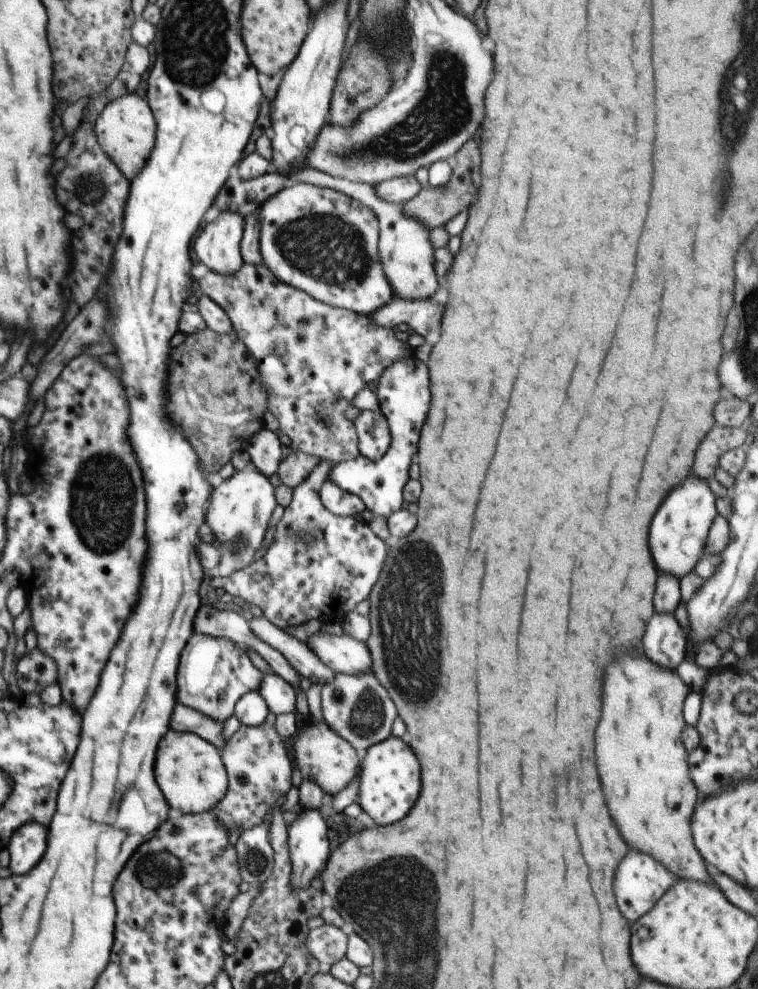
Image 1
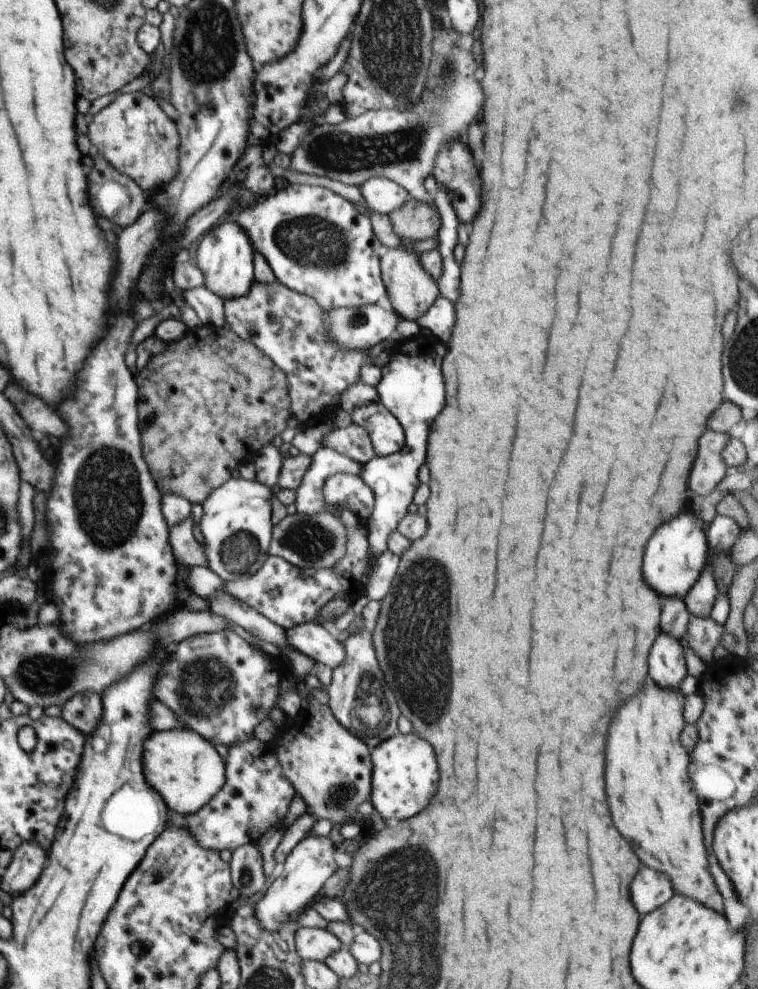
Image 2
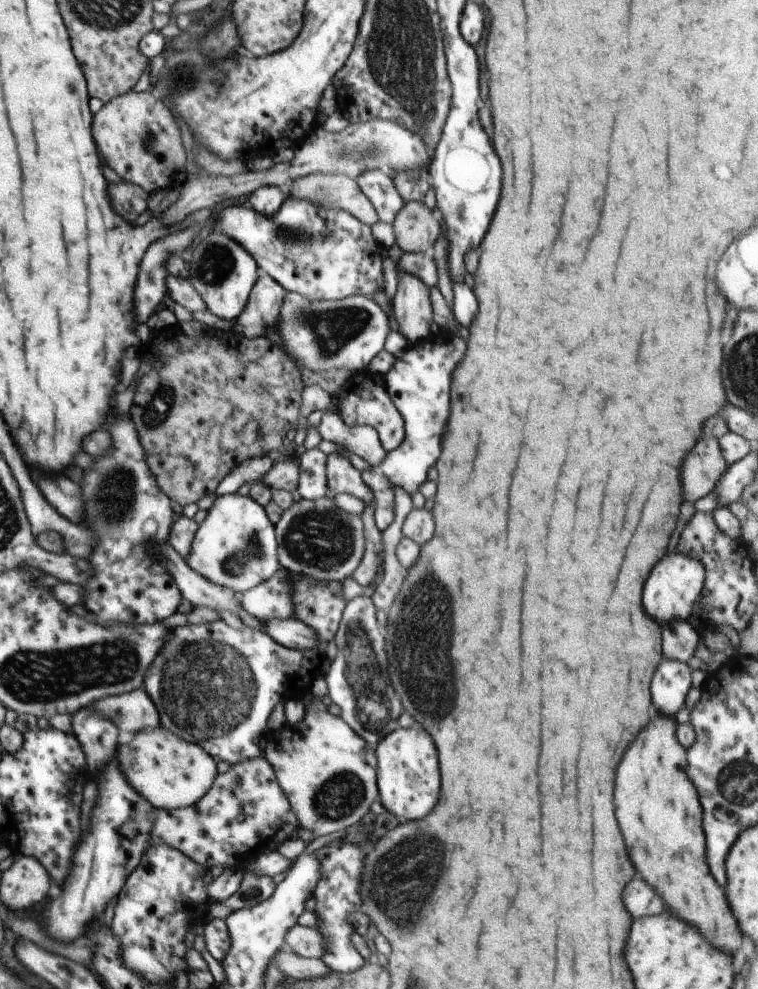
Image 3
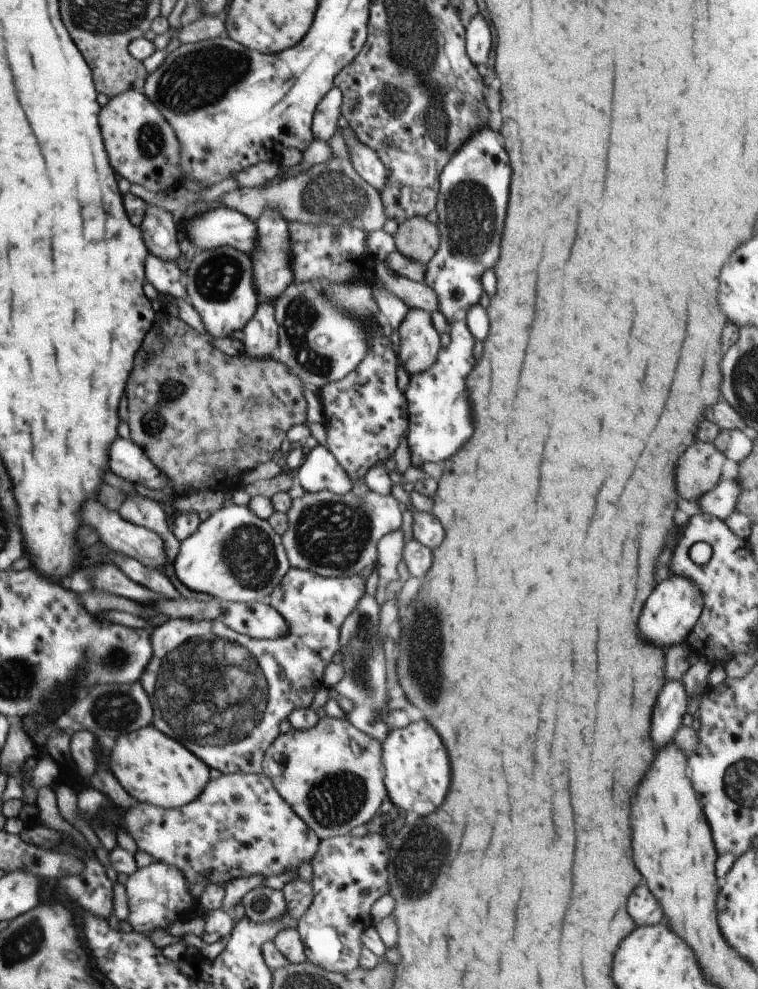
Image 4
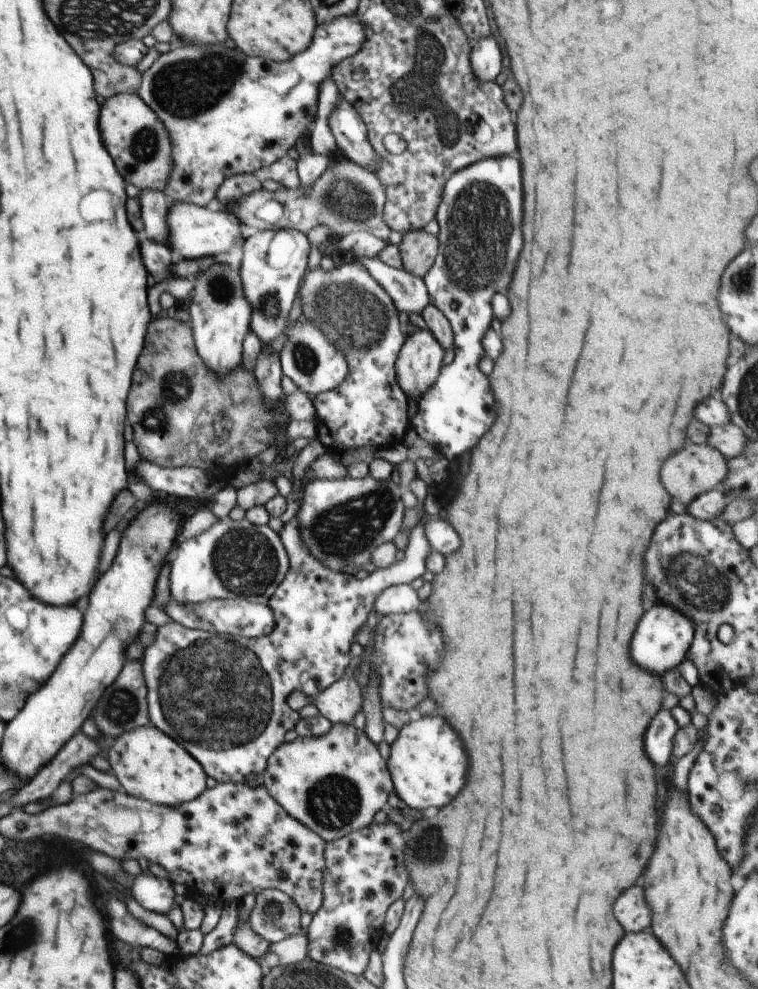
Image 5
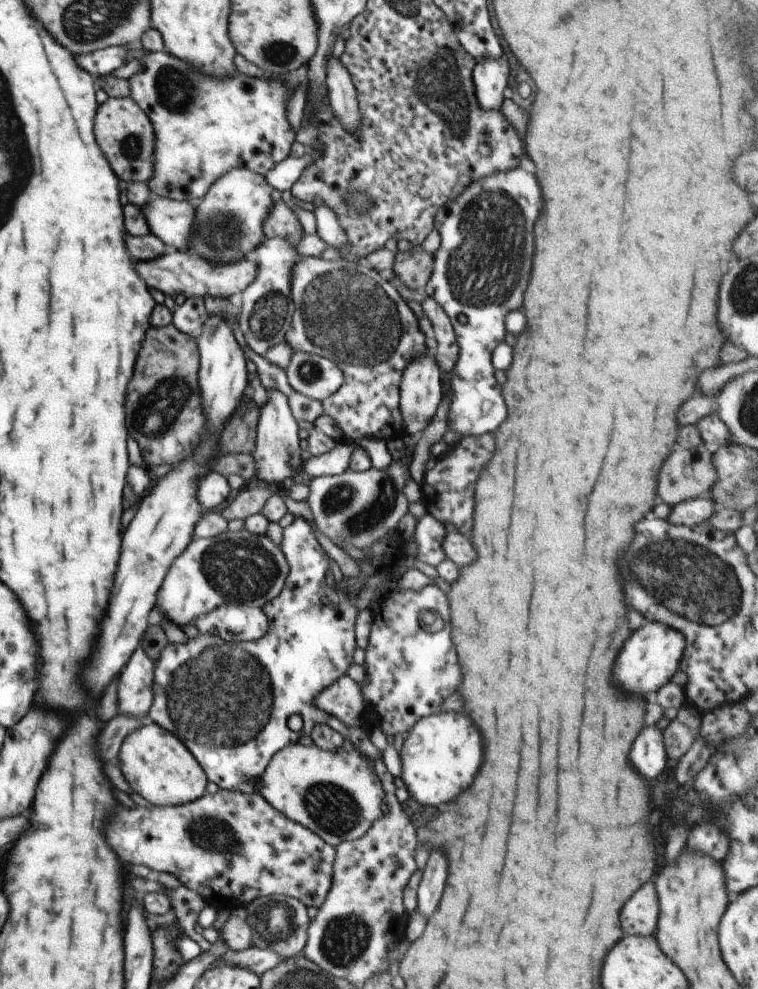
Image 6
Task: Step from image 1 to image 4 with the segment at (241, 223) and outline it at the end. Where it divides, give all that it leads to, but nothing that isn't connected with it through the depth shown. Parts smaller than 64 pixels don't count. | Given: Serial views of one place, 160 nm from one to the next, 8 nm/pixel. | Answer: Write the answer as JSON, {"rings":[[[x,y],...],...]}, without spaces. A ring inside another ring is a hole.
{"rings":[[[229,246],[198,251],[186,272],[187,300],[200,314],[206,332],[214,338],[231,338],[232,332],[243,330],[254,315],[260,303],[253,287],[252,261],[248,255]]]}

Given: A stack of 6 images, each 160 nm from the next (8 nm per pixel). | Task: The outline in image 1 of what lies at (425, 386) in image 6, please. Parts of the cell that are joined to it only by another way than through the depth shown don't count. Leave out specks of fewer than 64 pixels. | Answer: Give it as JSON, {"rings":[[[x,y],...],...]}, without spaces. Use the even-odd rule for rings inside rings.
{"rings":[[[306,166],[292,169],[288,176],[291,182],[328,187],[347,194],[355,198],[356,201],[366,205],[376,215],[380,228],[379,255],[381,265],[386,280],[390,283],[394,291],[394,296],[411,301],[423,301],[430,299],[432,294],[438,290],[434,258],[434,251],[436,249],[430,242],[430,231],[421,222],[405,215],[401,209],[401,204],[389,203],[382,200],[376,194],[375,185],[336,178]]]}

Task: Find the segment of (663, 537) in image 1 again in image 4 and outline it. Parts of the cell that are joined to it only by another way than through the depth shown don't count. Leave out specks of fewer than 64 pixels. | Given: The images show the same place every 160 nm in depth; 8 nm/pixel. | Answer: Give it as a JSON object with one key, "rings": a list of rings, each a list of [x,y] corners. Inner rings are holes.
{"rings":[[[681,576],[668,578],[666,582],[658,584],[654,588],[654,594],[650,594],[650,598],[646,600],[642,618],[638,622],[640,638],[648,644],[654,644],[666,650],[674,645],[686,643],[688,634],[698,622],[698,617],[702,612],[702,603],[702,593],[691,580]]]}

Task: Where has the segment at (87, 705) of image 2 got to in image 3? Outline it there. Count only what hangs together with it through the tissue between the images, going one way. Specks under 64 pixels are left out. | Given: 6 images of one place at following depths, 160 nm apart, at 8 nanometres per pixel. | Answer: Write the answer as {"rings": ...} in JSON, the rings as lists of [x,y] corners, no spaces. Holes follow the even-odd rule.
{"rings":[[[84,708],[74,714],[71,726],[74,726],[76,738],[80,740],[94,778],[98,778],[98,768],[112,762],[116,754],[118,730],[112,726],[112,722],[102,720],[102,716],[94,716]]]}

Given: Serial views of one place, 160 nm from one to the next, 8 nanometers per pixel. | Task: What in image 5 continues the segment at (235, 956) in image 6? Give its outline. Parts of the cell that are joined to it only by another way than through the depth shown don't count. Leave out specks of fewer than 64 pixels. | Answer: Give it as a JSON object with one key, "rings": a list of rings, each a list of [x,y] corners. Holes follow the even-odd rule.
{"rings":[[[303,932],[272,943],[272,946],[268,948],[268,954],[264,954],[262,958],[258,958],[257,960],[260,962],[262,968],[266,968],[266,964],[269,967],[292,965],[303,962],[308,958],[307,936]]]}

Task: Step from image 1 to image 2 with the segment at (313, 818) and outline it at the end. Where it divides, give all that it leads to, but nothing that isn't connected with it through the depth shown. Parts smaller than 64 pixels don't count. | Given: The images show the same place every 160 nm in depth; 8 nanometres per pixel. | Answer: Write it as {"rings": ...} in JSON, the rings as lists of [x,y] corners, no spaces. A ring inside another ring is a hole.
{"rings":[[[307,835],[284,860],[280,866],[279,878],[269,886],[262,899],[254,905],[254,912],[258,922],[265,930],[280,930],[284,922],[290,918],[302,914],[309,908],[312,902],[319,896],[320,888],[338,870],[338,864],[334,859],[336,846],[329,836]]]}

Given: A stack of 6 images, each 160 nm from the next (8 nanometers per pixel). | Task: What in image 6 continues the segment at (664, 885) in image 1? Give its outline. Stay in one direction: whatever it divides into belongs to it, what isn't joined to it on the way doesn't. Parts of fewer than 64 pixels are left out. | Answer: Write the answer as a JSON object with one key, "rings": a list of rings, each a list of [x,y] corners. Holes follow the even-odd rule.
{"rings":[[[646,882],[624,906],[620,912],[620,922],[624,934],[655,936],[658,922],[658,894],[654,882]]]}

